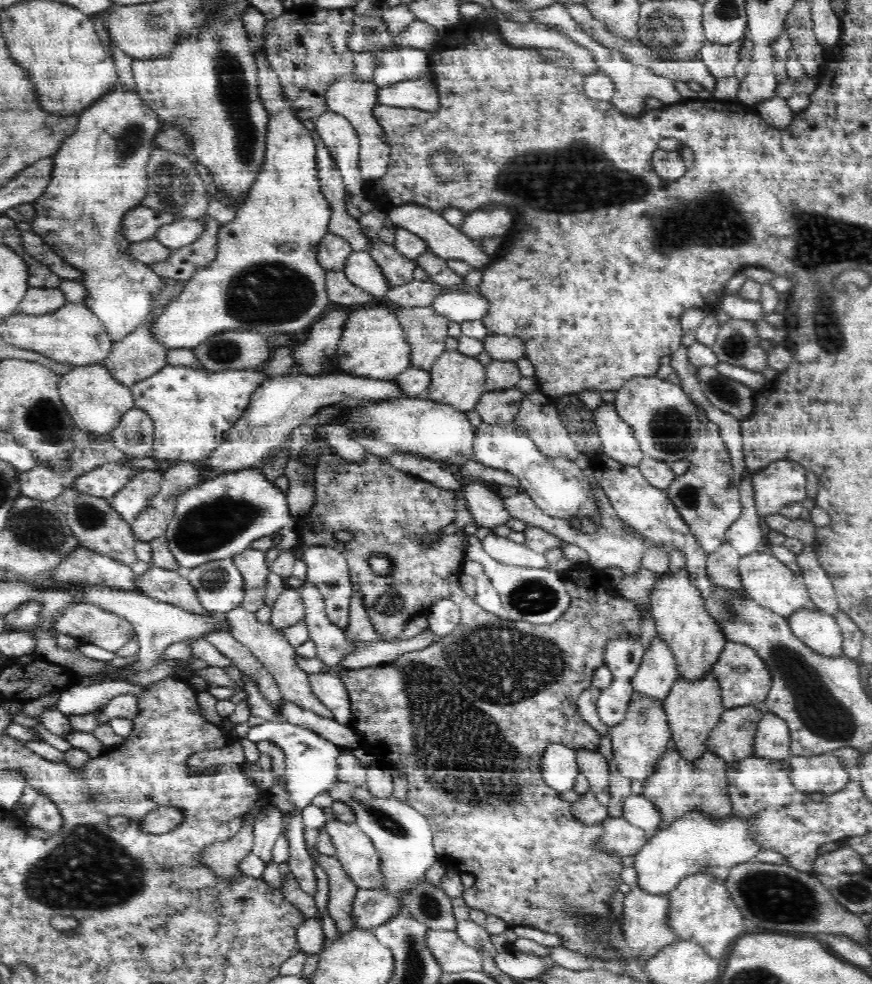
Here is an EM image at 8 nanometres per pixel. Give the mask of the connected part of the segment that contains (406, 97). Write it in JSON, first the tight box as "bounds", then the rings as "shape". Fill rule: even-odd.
{"bounds":[377,76,439,112],"shape":[[[426,76],[379,87],[377,104],[408,106],[430,112],[439,107],[439,94],[435,83]]]}

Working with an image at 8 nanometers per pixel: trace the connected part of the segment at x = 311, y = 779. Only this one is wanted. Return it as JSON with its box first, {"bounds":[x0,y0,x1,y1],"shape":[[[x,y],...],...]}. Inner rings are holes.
{"bounds":[248,720,342,812],"shape":[[[277,720],[275,722],[264,722],[260,726],[252,726],[248,734],[248,740],[256,744],[268,740],[284,753],[286,766],[283,779],[285,780],[284,785],[288,789],[288,793],[290,793],[292,811],[301,812],[314,800],[314,796],[327,792],[334,786],[342,748],[334,745],[331,740],[324,738],[320,734],[283,720]]]}

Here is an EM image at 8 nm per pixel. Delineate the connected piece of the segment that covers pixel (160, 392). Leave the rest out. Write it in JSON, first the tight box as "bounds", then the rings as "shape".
{"bounds":[129,366,268,466],"shape":[[[164,366],[156,374],[140,380],[129,387],[134,406],[147,412],[154,423],[154,457],[155,466],[162,466],[170,461],[197,462],[204,460],[225,438],[226,432],[238,422],[250,404],[251,396],[263,381],[268,379],[259,369],[248,371],[210,371],[193,370],[186,367]]]}

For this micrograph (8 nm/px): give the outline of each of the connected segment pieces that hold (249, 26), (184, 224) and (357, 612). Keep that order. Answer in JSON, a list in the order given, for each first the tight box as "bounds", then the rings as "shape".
[{"bounds":[150,7,331,349],"shape":[[[251,7],[248,8],[246,16],[242,16],[243,20],[246,20],[246,32],[250,39],[253,48],[257,48],[255,57],[257,60],[258,67],[258,80],[259,80],[259,95],[262,97],[263,105],[266,107],[267,112],[267,143],[266,143],[266,160],[262,165],[261,171],[258,173],[257,179],[254,181],[252,187],[249,188],[249,194],[244,204],[242,204],[237,212],[236,217],[226,226],[219,228],[218,236],[218,252],[216,258],[206,266],[205,269],[198,270],[187,282],[185,282],[184,289],[180,295],[178,295],[169,305],[165,308],[163,313],[157,316],[157,319],[150,325],[150,332],[154,340],[168,349],[174,348],[190,348],[194,349],[198,347],[202,342],[205,342],[208,338],[214,336],[222,330],[248,330],[258,332],[265,336],[274,336],[274,334],[286,334],[286,332],[298,332],[298,330],[304,330],[308,328],[314,320],[318,320],[318,316],[324,314],[324,310],[328,308],[330,299],[327,297],[327,285],[324,282],[324,272],[327,272],[319,263],[316,255],[318,255],[317,248],[319,243],[324,239],[324,236],[329,232],[329,224],[331,222],[331,206],[327,204],[327,201],[322,194],[317,164],[316,164],[316,146],[310,135],[310,131],[306,129],[306,126],[302,123],[302,120],[296,116],[296,111],[292,107],[292,101],[285,96],[284,88],[281,87],[281,81],[278,78],[277,72],[274,72],[264,51],[264,32],[265,24],[267,21],[258,9]]]},{"bounds":[154,219,207,249],"shape":[[[180,219],[162,226],[154,239],[168,249],[178,249],[194,243],[205,234],[207,225],[204,220]]]},{"bounds":[345,592,383,642],"shape":[[[354,592],[349,604],[349,619],[345,635],[355,642],[383,642],[381,636],[375,634],[374,625],[363,604],[362,593]]]}]

